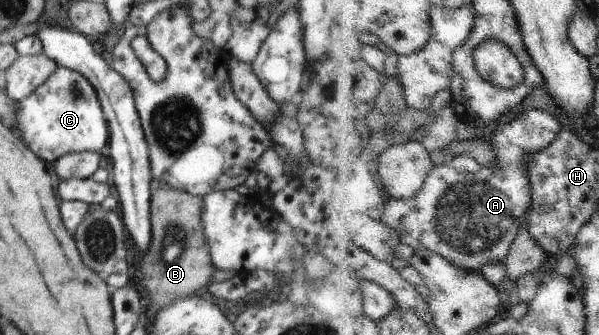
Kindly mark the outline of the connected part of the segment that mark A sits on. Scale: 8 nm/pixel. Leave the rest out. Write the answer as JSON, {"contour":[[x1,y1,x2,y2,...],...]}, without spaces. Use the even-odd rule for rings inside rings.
{"contour":[[528,109,512,122,499,127,492,135,493,148,497,152,497,162,480,172,456,170,452,164,437,166,426,181,422,192,412,200,391,199,382,217,389,227,401,232,403,244,418,250,431,250,442,255,448,262,458,268,469,270,472,274,486,275,489,264,502,264,510,256,514,241,518,240,522,231,522,217,533,208,533,181,530,164,536,157,554,144,561,135,564,126,562,121,548,113,546,109]]}

